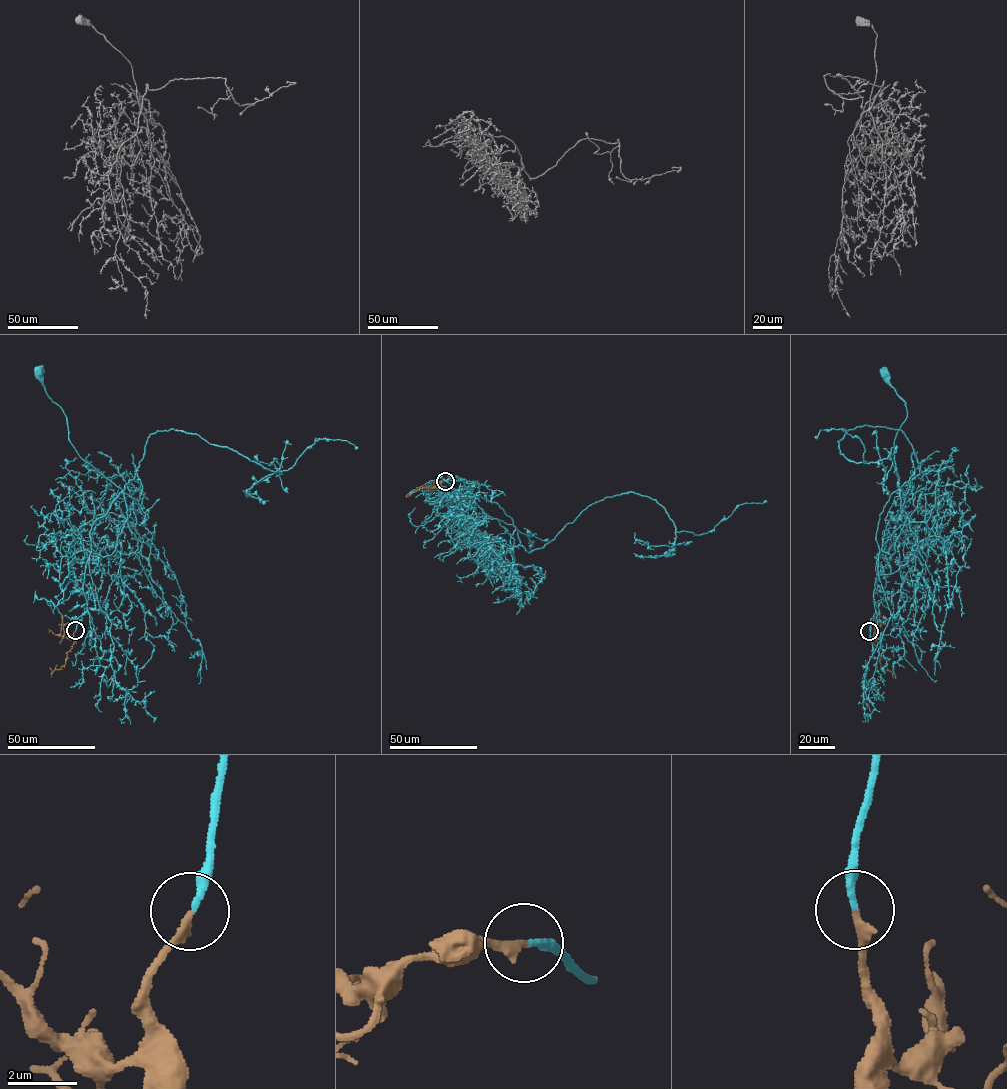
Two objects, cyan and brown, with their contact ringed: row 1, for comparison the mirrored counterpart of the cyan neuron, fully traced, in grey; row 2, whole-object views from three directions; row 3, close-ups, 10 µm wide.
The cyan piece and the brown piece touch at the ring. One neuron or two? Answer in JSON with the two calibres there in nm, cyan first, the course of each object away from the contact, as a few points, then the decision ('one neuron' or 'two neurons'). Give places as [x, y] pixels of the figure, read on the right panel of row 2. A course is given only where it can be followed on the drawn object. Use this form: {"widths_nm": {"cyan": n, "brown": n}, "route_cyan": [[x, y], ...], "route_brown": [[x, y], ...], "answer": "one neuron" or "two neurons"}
{"widths_nm": {"cyan": 200, "brown": 240}, "route_cyan": [[869, 631], [875, 612], [879, 516], [898, 488], [894, 440], [907, 415], [906, 404], [884, 372]], "route_brown": [[869, 631], [871, 641], [879, 650], [882, 667], [892, 673], [894, 669]], "answer": "one neuron"}

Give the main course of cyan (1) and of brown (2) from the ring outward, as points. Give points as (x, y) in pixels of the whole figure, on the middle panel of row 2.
1: (445, 481), (466, 494), (495, 502), (515, 526), (482, 513), (479, 526), (472, 523), (468, 499)
2: (445, 481), (433, 488), (420, 488), (406, 497)

